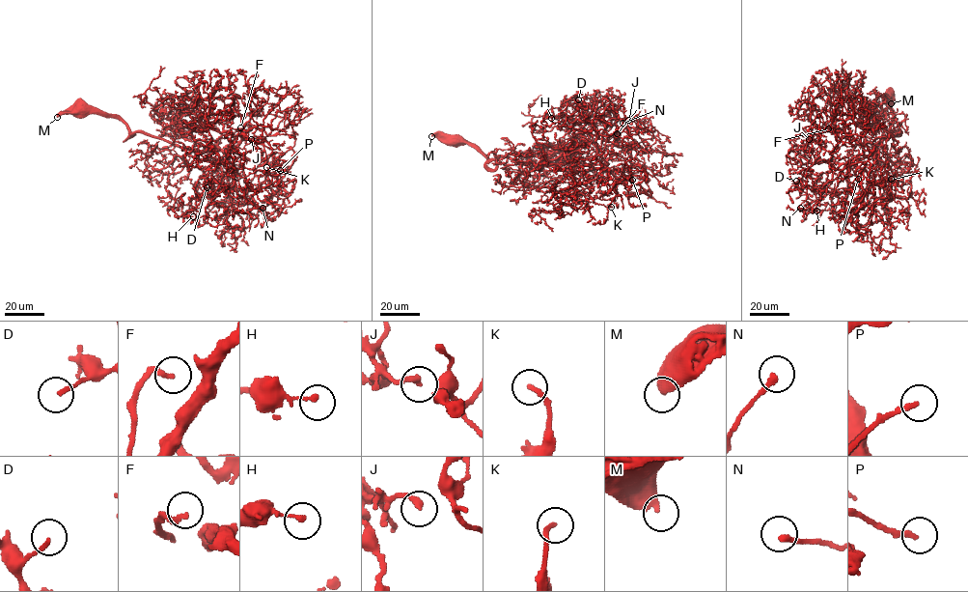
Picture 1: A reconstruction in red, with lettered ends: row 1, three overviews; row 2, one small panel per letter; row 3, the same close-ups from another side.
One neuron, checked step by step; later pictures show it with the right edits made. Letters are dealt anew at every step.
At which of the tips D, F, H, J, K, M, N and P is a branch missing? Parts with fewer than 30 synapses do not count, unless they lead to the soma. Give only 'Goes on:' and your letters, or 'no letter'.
Goes on: F, N

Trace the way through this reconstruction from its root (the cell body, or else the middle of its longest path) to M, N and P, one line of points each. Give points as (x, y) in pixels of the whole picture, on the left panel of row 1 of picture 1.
M: (81, 106), (61, 112), (57, 117)
N: (81, 106), (111, 114), (131, 134), (146, 133), (191, 149), (231, 151), (235, 192), (255, 208), (262, 208)
P: (81, 106), (111, 114), (131, 134), (239, 152), (259, 164), (267, 160), (273, 175), (280, 170)

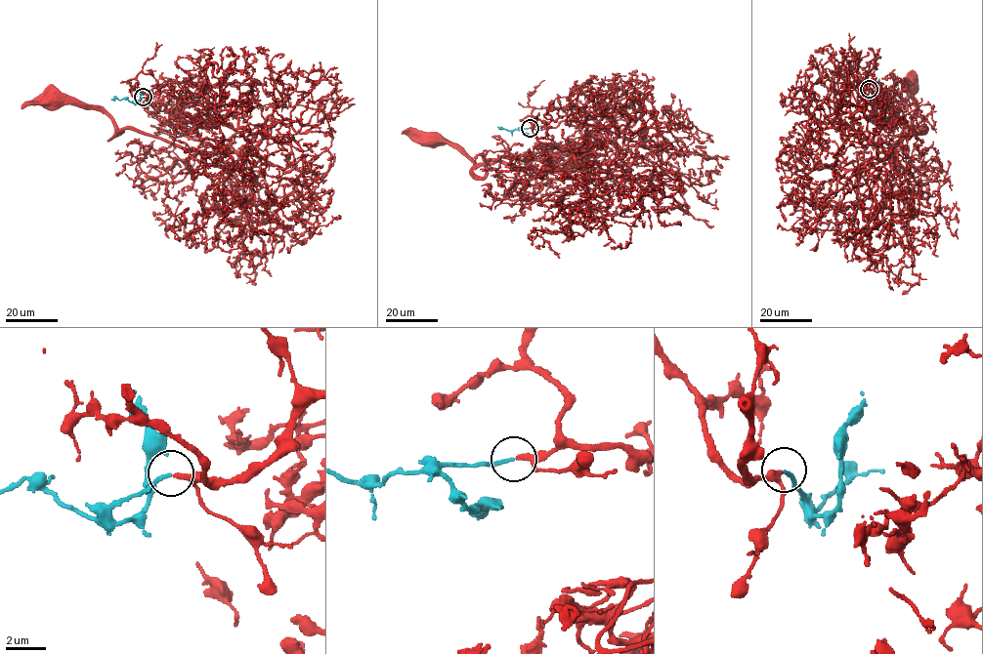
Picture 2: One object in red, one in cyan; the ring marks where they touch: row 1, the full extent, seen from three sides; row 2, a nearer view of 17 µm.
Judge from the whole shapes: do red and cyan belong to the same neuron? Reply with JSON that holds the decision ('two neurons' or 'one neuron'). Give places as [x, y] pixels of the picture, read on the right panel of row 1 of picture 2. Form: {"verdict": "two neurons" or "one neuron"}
{"verdict": "one neuron"}

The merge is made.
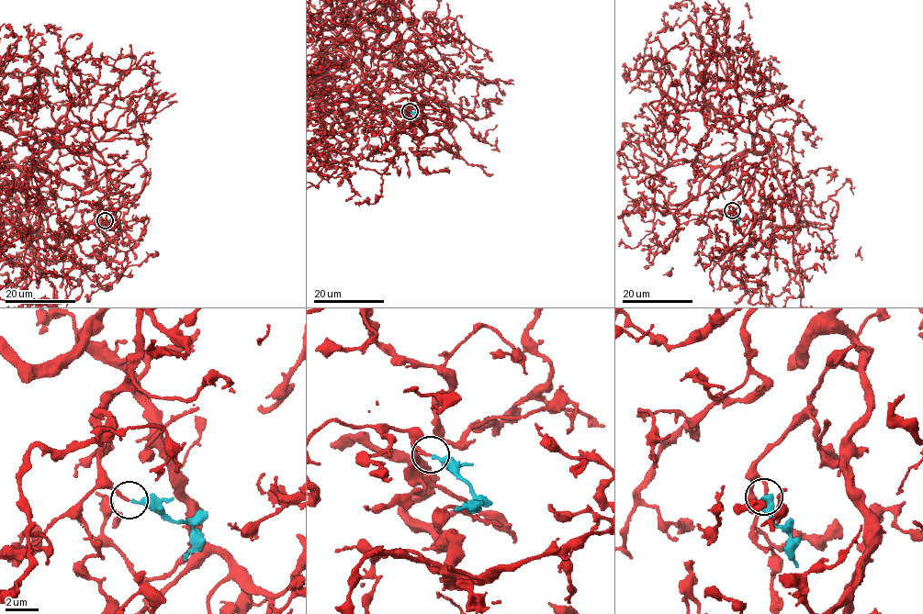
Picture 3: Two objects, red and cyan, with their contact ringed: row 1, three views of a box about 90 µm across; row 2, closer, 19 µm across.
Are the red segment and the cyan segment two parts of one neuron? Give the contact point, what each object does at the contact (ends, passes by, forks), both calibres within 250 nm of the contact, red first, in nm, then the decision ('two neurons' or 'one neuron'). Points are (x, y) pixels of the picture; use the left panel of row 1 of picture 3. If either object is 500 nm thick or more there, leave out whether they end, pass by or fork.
place (105, 220); red ends; cyan ends; calibres 190 and 240 nm; one neuron

